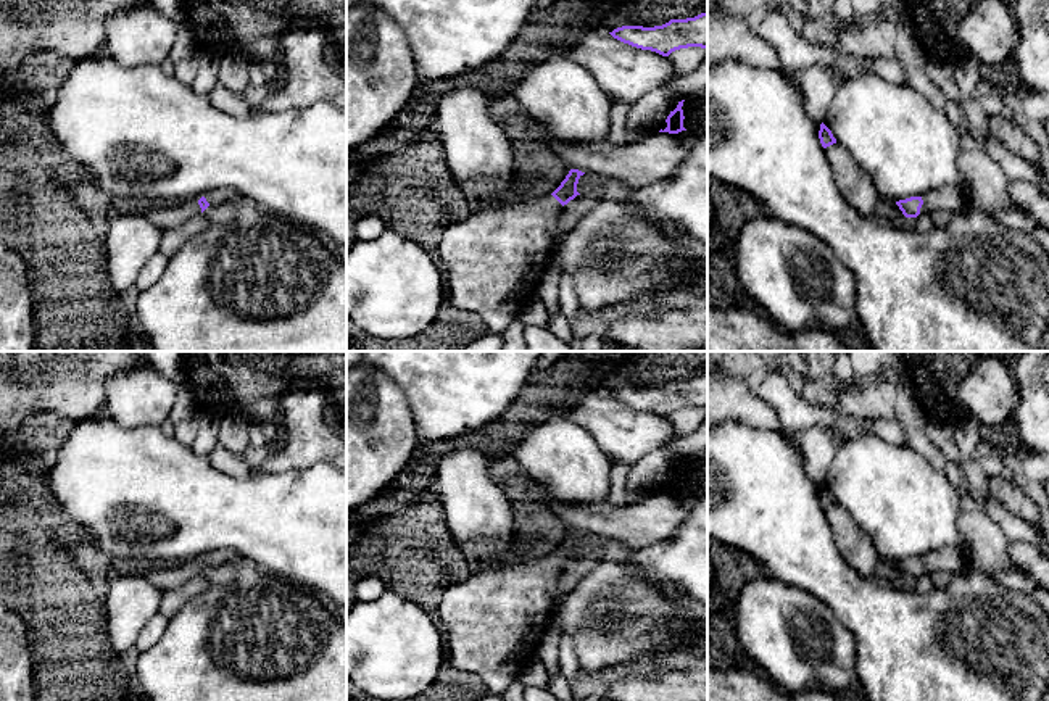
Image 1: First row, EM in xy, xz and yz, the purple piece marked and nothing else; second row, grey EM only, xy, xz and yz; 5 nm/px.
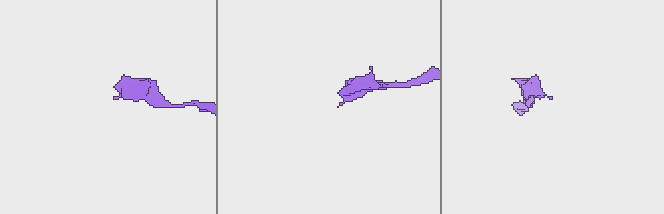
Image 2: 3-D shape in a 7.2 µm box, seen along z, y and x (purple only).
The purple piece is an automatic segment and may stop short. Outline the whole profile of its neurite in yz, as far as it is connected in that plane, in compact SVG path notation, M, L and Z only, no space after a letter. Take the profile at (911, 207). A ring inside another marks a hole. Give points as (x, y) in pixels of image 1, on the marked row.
M946 185L923 197L896 201L906 218L917 218L931 211L947 211L952 214L968 203L972 203L970 189L954 185Z

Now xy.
M197 197L187 198L179 203L158 205L151 209L143 211L143 214L161 230L166 230L203 213L208 206L209 203L206 201L205 197Z

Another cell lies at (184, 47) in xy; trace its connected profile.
M180 21L174 47L169 53L169 61L176 64L177 61L185 60L185 58L195 58L197 53L198 50L195 45L193 31L185 21Z

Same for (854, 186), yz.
M838 142L823 148L841 197L860 214L873 218L880 195L870 177Z

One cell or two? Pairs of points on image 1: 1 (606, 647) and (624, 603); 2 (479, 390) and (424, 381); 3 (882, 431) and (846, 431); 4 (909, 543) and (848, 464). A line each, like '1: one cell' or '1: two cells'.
1: one cell
2: one cell
3: one cell
4: one cell

